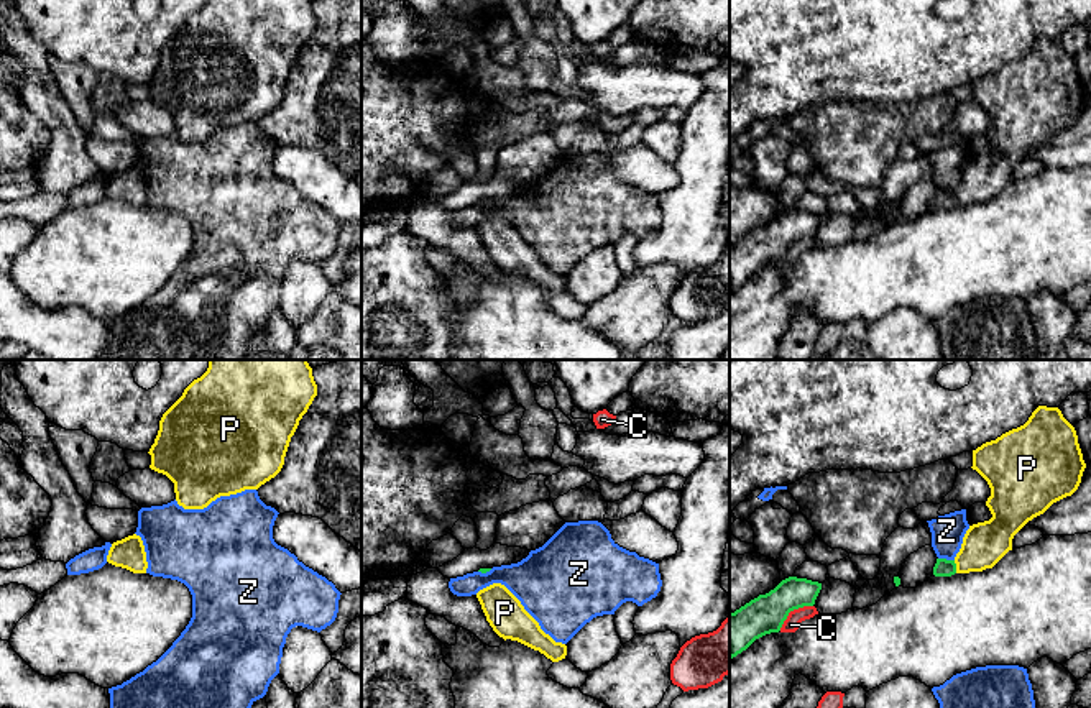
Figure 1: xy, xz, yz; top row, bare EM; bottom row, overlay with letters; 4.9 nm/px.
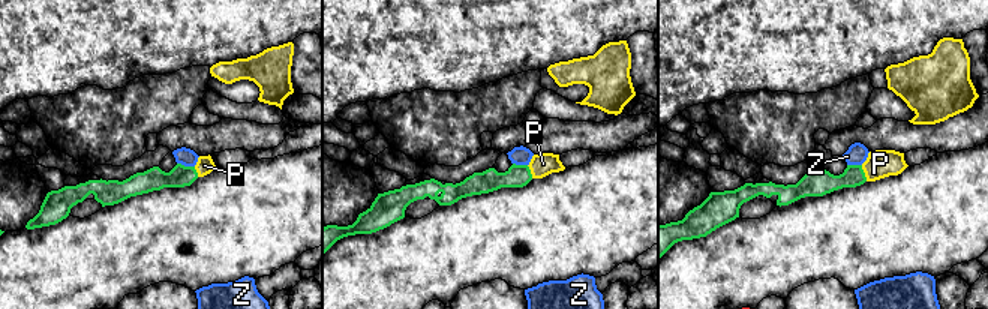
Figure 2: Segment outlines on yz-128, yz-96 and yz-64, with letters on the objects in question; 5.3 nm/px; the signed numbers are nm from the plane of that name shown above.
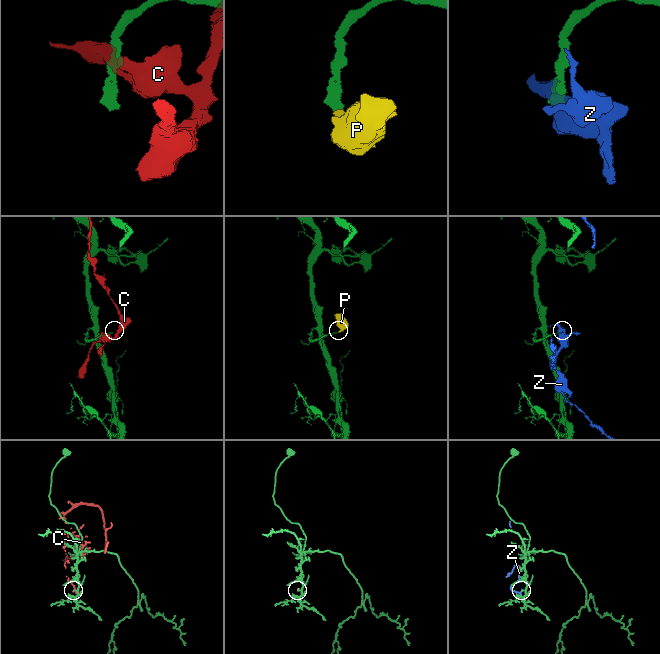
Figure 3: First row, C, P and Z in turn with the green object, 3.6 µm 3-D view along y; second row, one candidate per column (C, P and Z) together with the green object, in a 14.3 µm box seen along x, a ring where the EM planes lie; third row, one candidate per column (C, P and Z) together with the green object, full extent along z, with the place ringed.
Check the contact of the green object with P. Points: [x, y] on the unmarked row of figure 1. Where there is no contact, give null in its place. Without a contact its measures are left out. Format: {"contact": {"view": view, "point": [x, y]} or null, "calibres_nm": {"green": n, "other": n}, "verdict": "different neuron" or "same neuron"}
{"contact": {"view": "yz", "point": [955, 199]}, "calibres_nm": {"green": 90, "other": 220}, "verdict": "same neuron"}

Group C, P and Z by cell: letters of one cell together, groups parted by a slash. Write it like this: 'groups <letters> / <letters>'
groups C / P / Z

